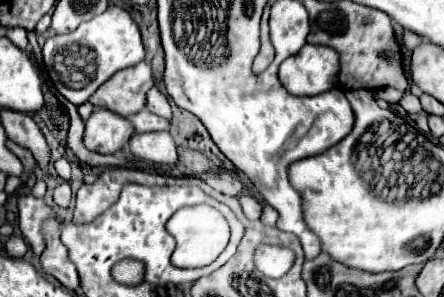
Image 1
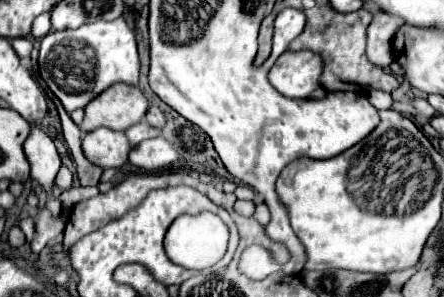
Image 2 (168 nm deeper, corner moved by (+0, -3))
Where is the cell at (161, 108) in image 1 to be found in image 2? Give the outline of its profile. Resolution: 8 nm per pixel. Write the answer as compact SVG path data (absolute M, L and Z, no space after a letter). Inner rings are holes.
M155 105L149 107L145 119L147 119L149 125L155 127L155 129L163 129L163 127L165 127L165 115L163 115L163 113L159 111L159 107L155 107Z

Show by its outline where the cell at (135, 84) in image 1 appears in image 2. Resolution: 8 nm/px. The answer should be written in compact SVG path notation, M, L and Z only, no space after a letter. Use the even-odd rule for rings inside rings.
M117 83L115 87L111 87L111 91L103 91L99 99L93 99L85 107L81 131L89 133L99 127L125 131L131 125L139 123L145 117L147 109L149 103L139 87L127 87L125 83Z

